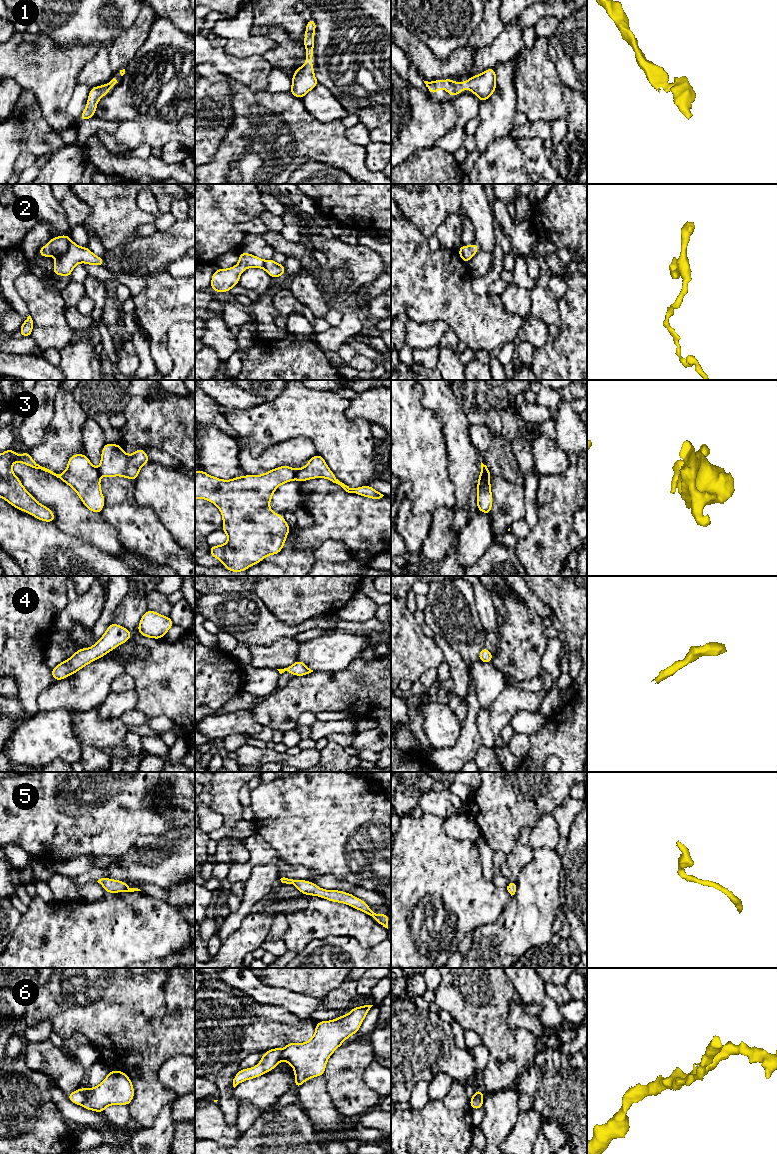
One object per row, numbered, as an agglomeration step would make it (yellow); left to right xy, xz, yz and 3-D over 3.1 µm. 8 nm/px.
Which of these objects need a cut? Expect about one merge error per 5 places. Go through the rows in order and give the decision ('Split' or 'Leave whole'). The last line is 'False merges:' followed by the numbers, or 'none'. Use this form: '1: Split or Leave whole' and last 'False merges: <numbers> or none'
1: Leave whole
2: Leave whole
3: Split
4: Leave whole
5: Leave whole
6: Split
False merges: 3, 6

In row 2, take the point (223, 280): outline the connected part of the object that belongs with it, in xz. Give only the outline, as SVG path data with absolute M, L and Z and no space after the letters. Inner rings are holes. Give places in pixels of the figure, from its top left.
M239 252L239 263L229 269L218 268L211 279L211 289L216 292L228 292L238 285L240 275L246 268L263 268L270 277L284 275L285 265L277 264L273 259L267 261L249 253Z

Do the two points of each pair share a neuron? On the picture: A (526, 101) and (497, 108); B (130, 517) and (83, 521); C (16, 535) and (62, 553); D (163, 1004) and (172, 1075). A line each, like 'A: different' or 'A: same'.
A: different
B: different
C: same
D: different

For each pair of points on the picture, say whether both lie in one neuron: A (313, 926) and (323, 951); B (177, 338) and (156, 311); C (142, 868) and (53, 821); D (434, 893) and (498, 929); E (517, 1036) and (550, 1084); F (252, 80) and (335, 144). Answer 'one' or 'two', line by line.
A: two
B: two
C: two
D: two
E: two
F: two

